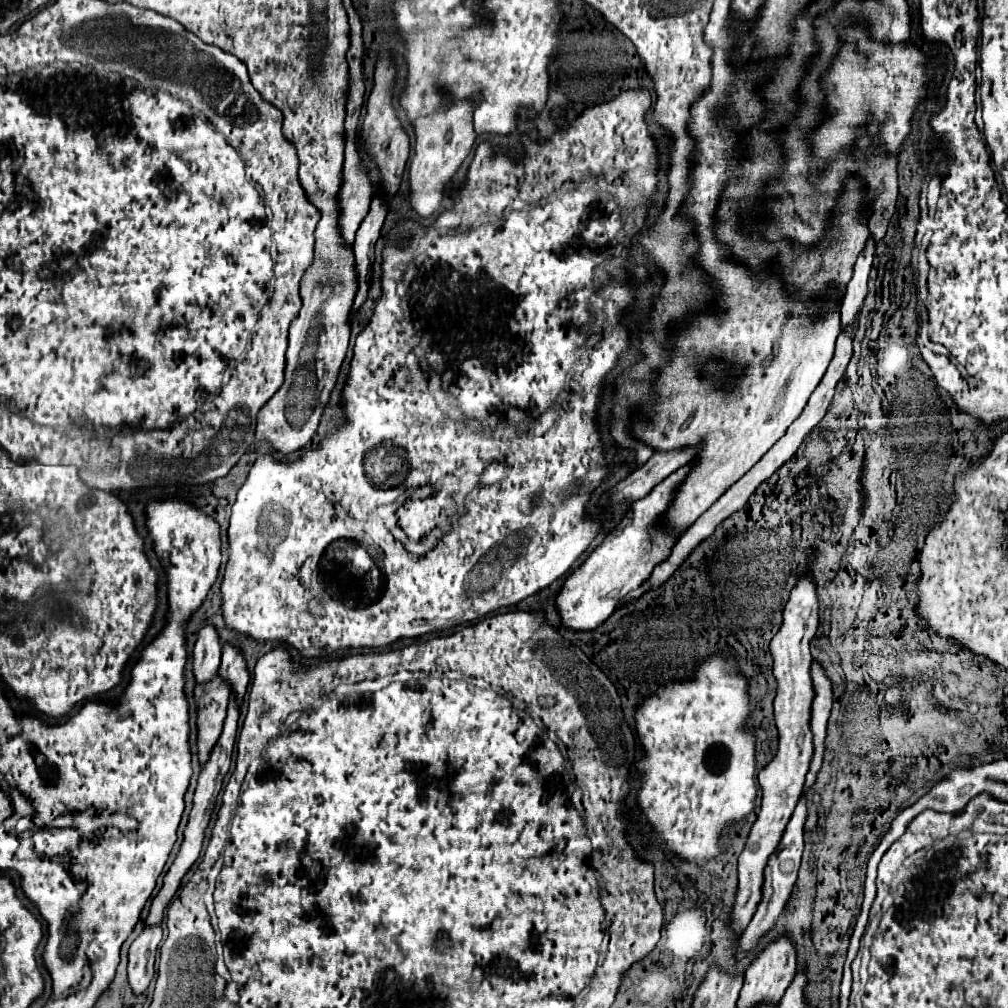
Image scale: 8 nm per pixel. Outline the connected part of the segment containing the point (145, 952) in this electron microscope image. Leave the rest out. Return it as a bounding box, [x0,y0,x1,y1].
[129,925,161,993]

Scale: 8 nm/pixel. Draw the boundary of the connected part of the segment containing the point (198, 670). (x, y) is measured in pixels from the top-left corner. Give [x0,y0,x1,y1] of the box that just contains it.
[193,625,221,683]

